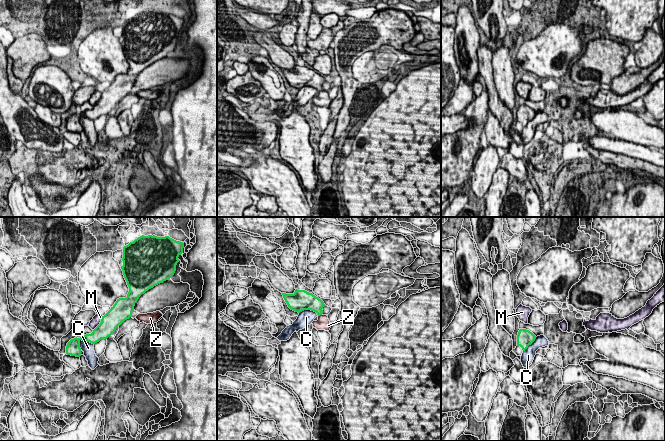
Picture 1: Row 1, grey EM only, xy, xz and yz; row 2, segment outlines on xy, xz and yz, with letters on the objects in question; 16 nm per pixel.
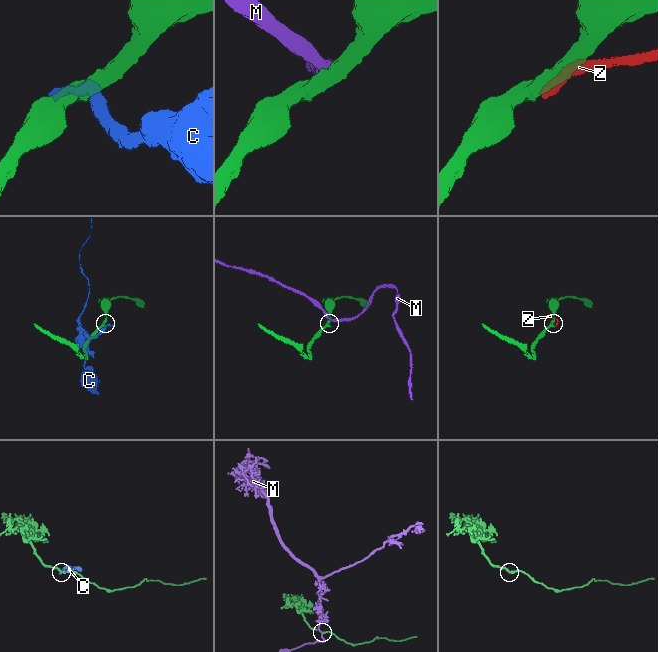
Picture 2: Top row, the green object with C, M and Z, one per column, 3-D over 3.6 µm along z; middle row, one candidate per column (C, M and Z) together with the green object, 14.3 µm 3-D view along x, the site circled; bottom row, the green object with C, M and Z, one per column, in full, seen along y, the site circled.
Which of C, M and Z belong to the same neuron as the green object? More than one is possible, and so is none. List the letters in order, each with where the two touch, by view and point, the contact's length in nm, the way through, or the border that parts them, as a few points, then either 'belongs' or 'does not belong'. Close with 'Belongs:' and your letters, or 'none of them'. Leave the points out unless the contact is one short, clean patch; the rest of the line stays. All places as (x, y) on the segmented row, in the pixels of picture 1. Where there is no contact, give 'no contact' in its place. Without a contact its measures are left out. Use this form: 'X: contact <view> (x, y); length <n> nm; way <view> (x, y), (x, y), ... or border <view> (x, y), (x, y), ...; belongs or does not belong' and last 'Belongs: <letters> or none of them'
C: contact xy (86, 340); length 240 nm; does not belong
M: contact xy (99, 324); length 260 nm; border xy (102, 317), (99, 324), (93, 330); does not belong
Z: contact xz (320, 314); length 100 nm; belongs
Belongs: Z

